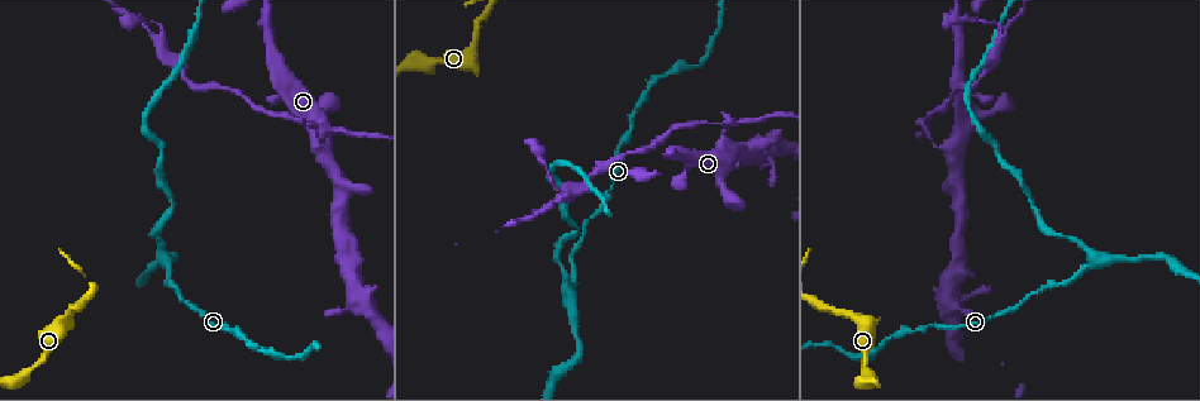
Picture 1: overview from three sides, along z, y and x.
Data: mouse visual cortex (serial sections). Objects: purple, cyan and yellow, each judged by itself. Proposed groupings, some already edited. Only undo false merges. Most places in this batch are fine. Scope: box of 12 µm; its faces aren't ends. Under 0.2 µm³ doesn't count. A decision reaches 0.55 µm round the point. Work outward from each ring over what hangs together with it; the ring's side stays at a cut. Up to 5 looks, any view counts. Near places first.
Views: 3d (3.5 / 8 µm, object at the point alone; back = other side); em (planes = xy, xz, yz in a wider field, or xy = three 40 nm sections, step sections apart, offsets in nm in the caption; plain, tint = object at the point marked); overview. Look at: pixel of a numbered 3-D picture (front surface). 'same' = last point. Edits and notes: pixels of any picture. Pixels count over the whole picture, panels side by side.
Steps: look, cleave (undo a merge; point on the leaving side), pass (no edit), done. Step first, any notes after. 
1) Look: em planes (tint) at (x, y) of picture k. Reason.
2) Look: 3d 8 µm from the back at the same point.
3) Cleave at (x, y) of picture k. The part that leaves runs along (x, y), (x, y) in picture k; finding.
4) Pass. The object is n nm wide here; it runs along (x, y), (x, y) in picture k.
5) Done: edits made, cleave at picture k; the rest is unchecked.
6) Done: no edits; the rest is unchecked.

Look: 3d 3.5 µm at (727, 125) of picture 1. Branch point.

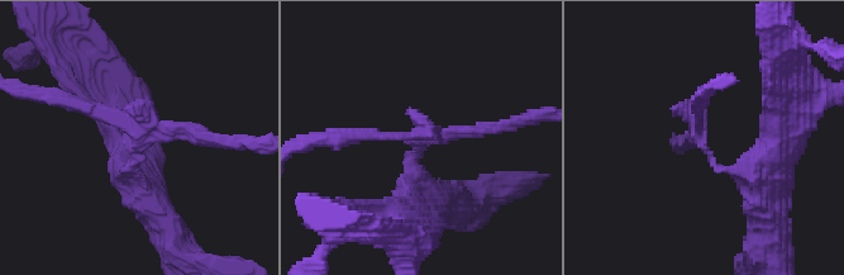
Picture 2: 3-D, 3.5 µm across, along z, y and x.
Look: em xy step 1 (tint) at (701, 137) of picture 2. 3 arms meet here; the arms are 150, 150, 250 nm wide; now the EM.

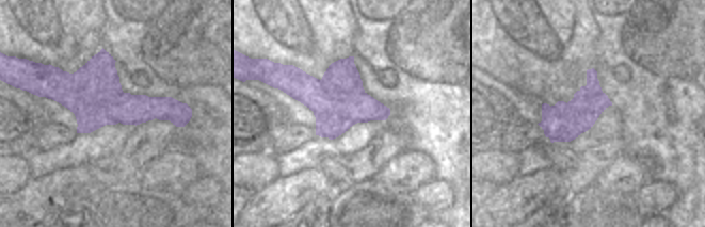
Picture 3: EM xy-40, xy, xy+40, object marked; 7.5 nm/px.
Cleave at (203, 131) of picture 2. The part that leaves runs along (128, 127), (104, 112), (31, 93) in picture 2; two cells meet here.

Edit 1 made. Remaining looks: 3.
Look: 3d 3.5 µm at (247, 344) of picture 1. Narrows sharply.

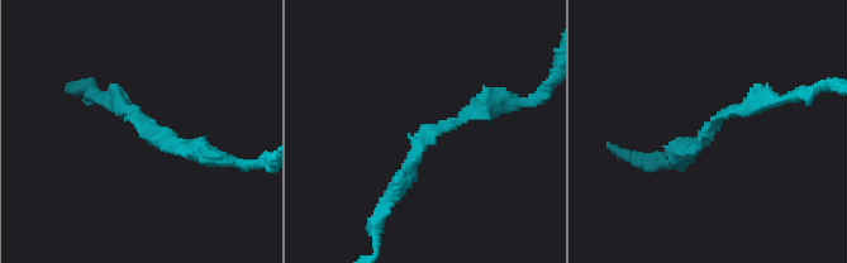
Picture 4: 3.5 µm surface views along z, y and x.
Look: em xy step 3 (tint) at (426, 136) of picture 4. The arms are 200, 200 nm wide; now the EM.

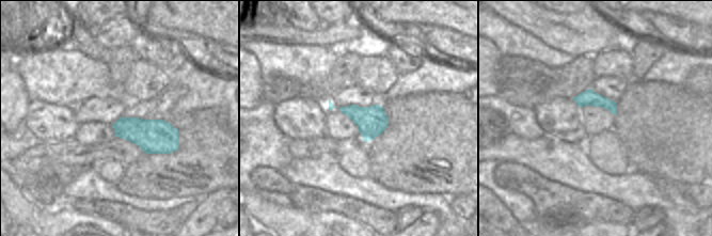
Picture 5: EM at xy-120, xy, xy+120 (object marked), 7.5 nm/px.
Pass. The object is 220 nm wide here; it runs along (388, 200), (431, 134), (493, 103) in picture 4; all the same cell.

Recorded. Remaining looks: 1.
Done: edits made, cleave at picture 2; the rest is unchecked.

